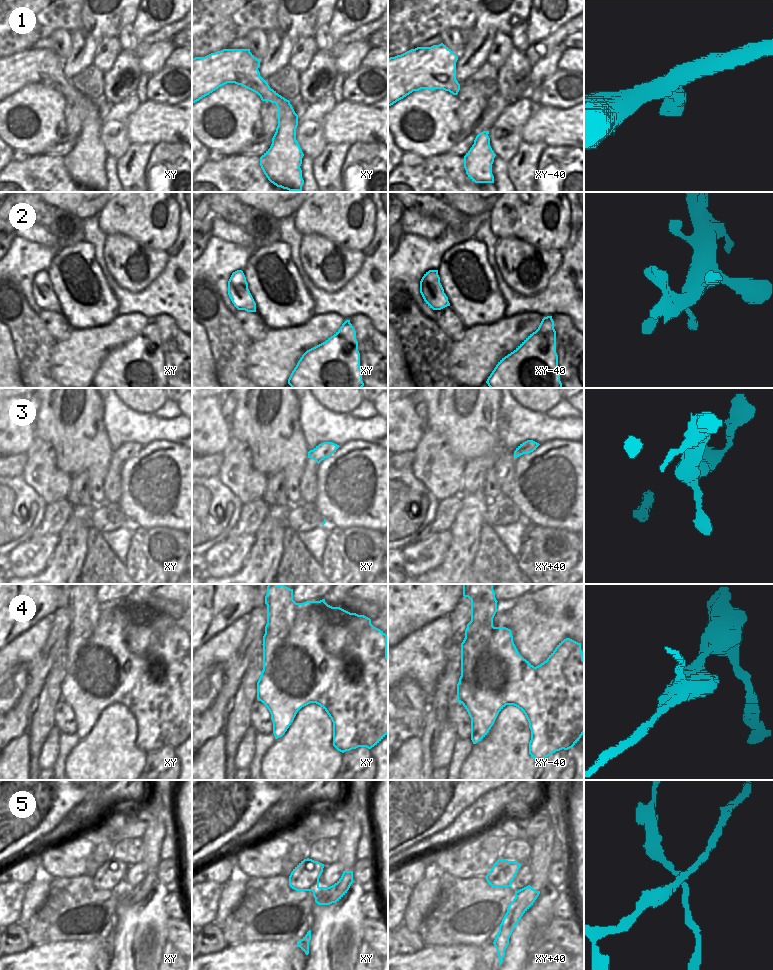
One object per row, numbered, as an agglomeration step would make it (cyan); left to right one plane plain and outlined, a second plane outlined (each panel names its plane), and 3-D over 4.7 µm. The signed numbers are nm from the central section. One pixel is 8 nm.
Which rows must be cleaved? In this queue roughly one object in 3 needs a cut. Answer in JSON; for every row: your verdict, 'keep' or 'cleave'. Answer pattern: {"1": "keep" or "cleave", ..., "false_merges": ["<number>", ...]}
{"1": "keep", "2": "keep", "3": "keep", "4": "cleave", "5": "cleave", "false_merges": ["4", "5"]}

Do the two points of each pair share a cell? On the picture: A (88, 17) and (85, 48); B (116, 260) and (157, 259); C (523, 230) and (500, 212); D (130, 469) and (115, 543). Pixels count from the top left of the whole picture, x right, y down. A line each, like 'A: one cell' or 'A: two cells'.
A: one cell
B: one cell
C: one cell
D: two cells

